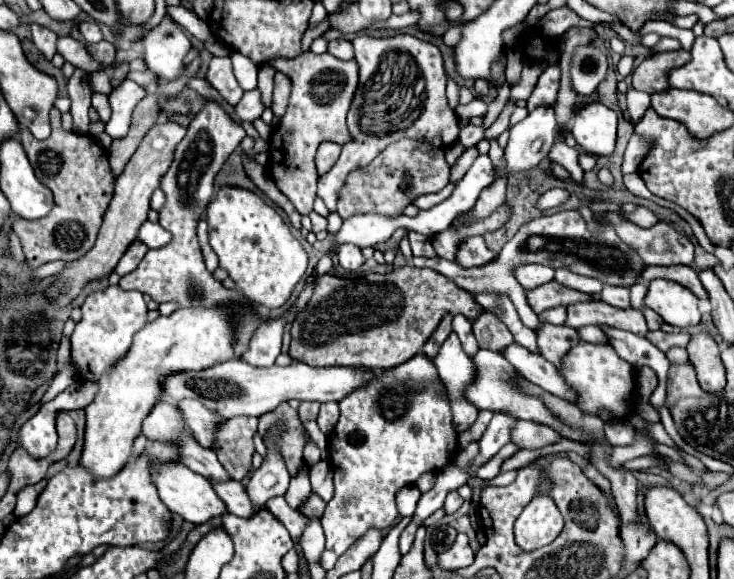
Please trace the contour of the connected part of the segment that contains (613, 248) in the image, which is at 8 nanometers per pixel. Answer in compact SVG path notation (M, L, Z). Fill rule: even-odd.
M559 211L559 213L545 215L545 217L530 221L523 225L515 236L503 246L494 261L487 265L481 265L481 267L463 269L457 263L447 261L447 259L413 257L415 267L435 269L437 273L445 275L447 279L451 279L453 283L457 283L461 289L465 289L469 293L507 295L513 301L521 321L529 329L533 329L533 327L537 327L539 321L529 311L529 305L525 301L525 291L513 275L513 271L517 267L527 265L527 263L545 263L547 267L553 267L553 269L567 265L575 273L601 279L603 283L619 283L619 285L633 285L637 281L639 267L643 267L643 261L639 259L639 255L635 255L635 251L631 251L625 243L621 243L609 225L605 225L605 231L601 235L591 235L583 217L579 215L579 211Z

